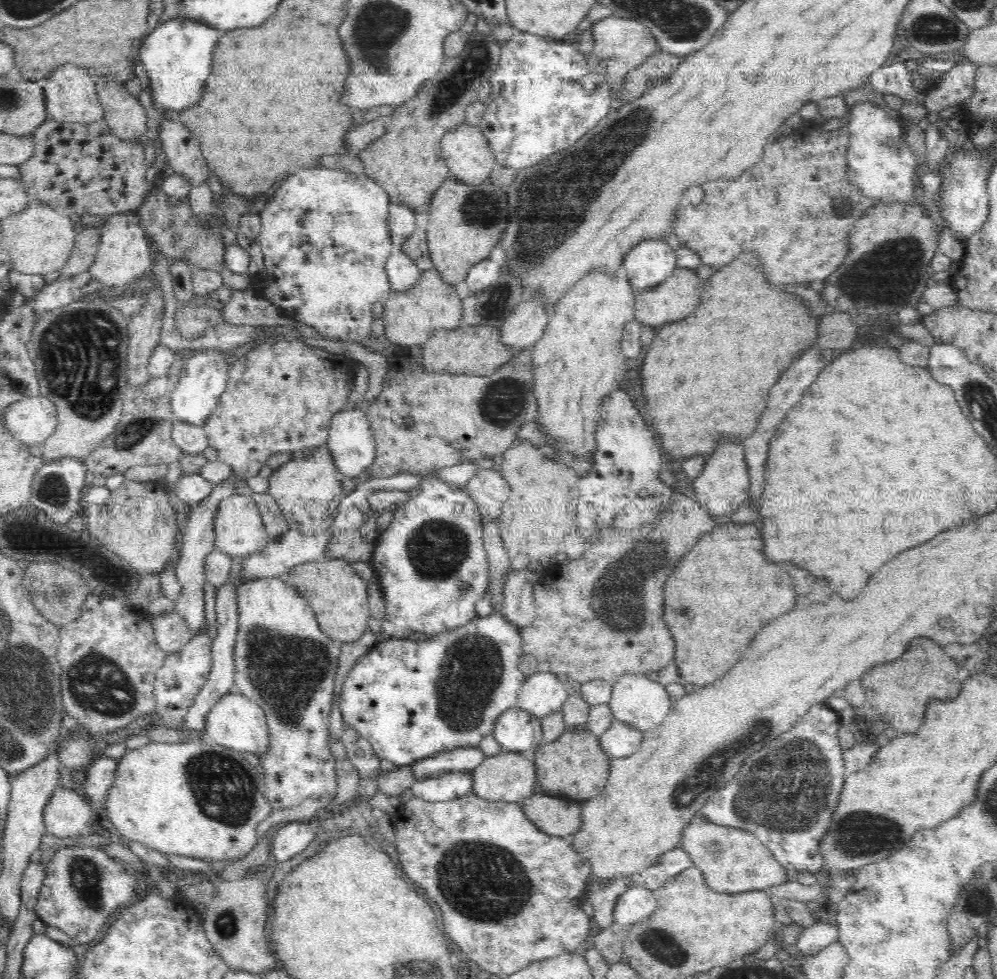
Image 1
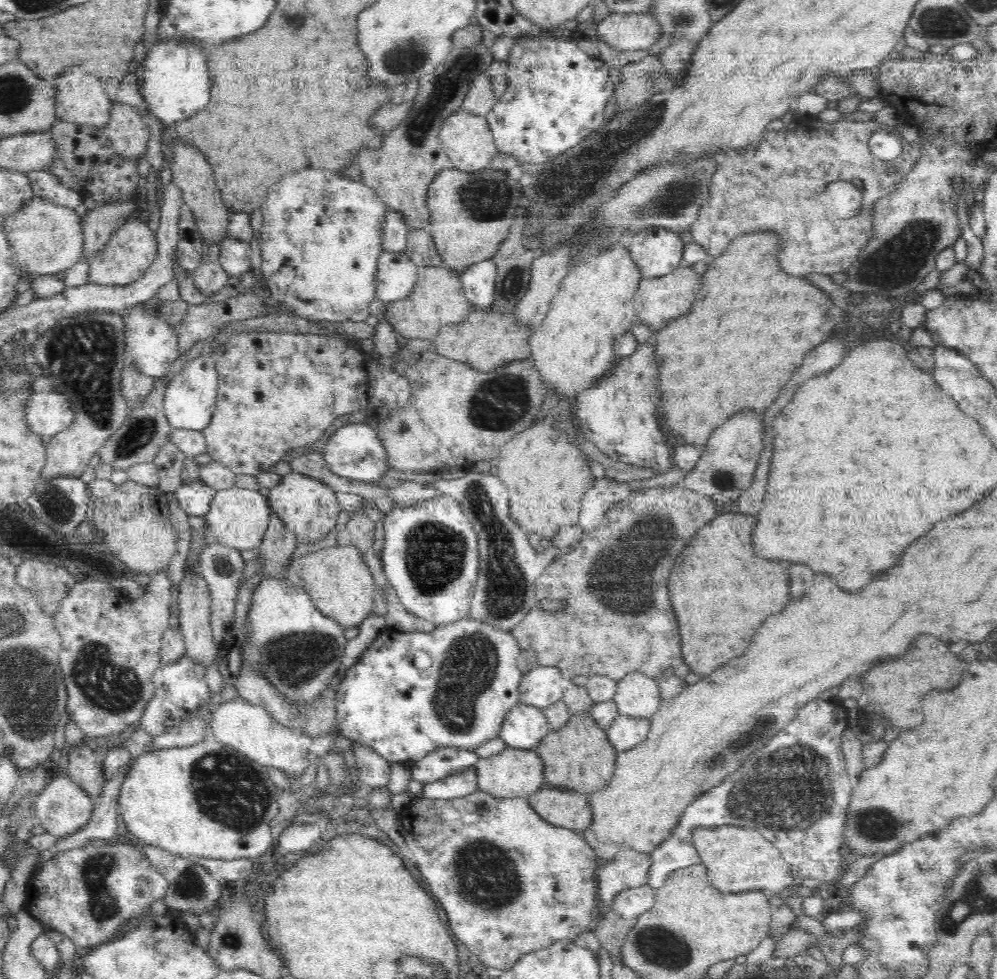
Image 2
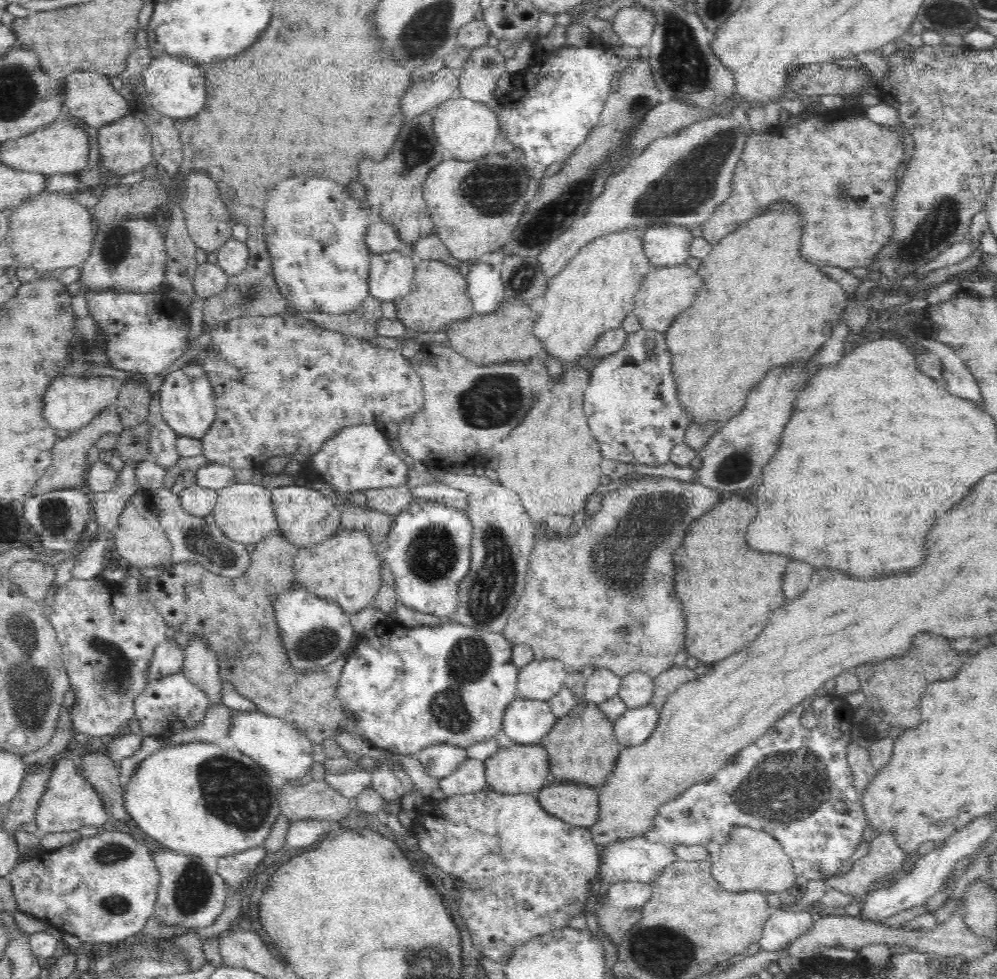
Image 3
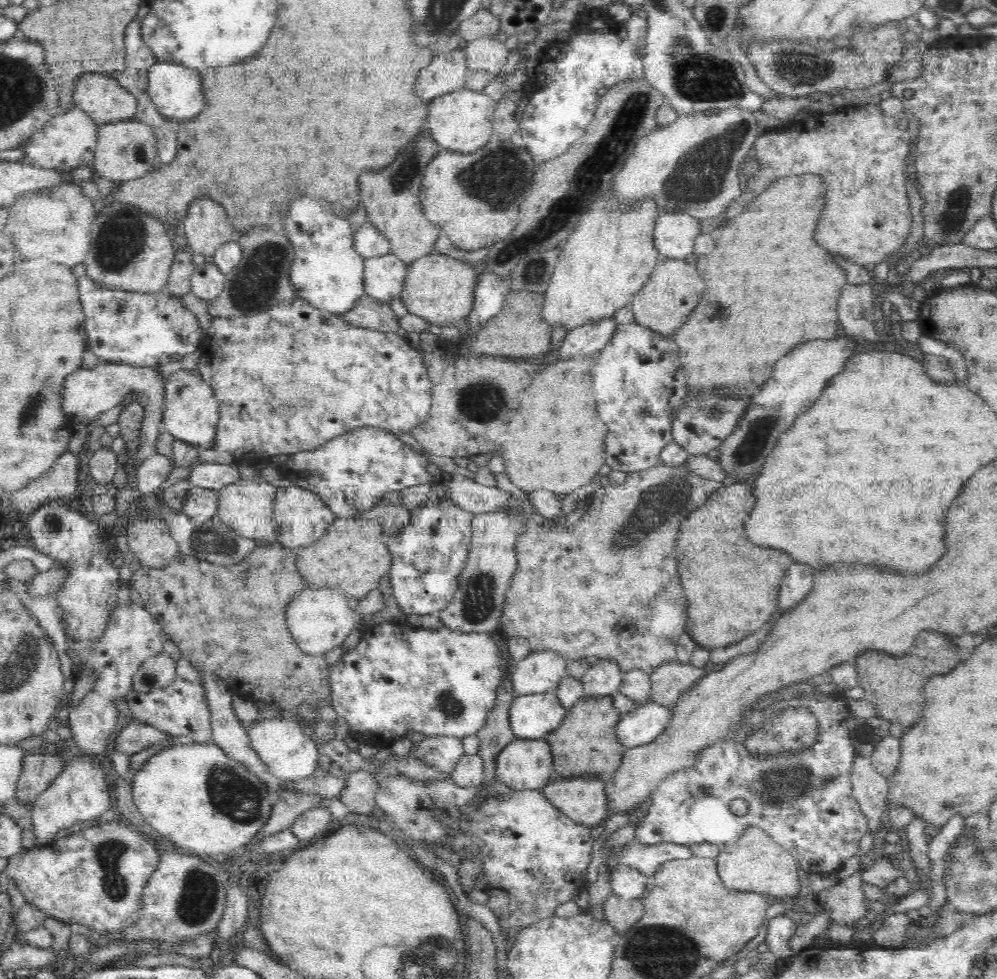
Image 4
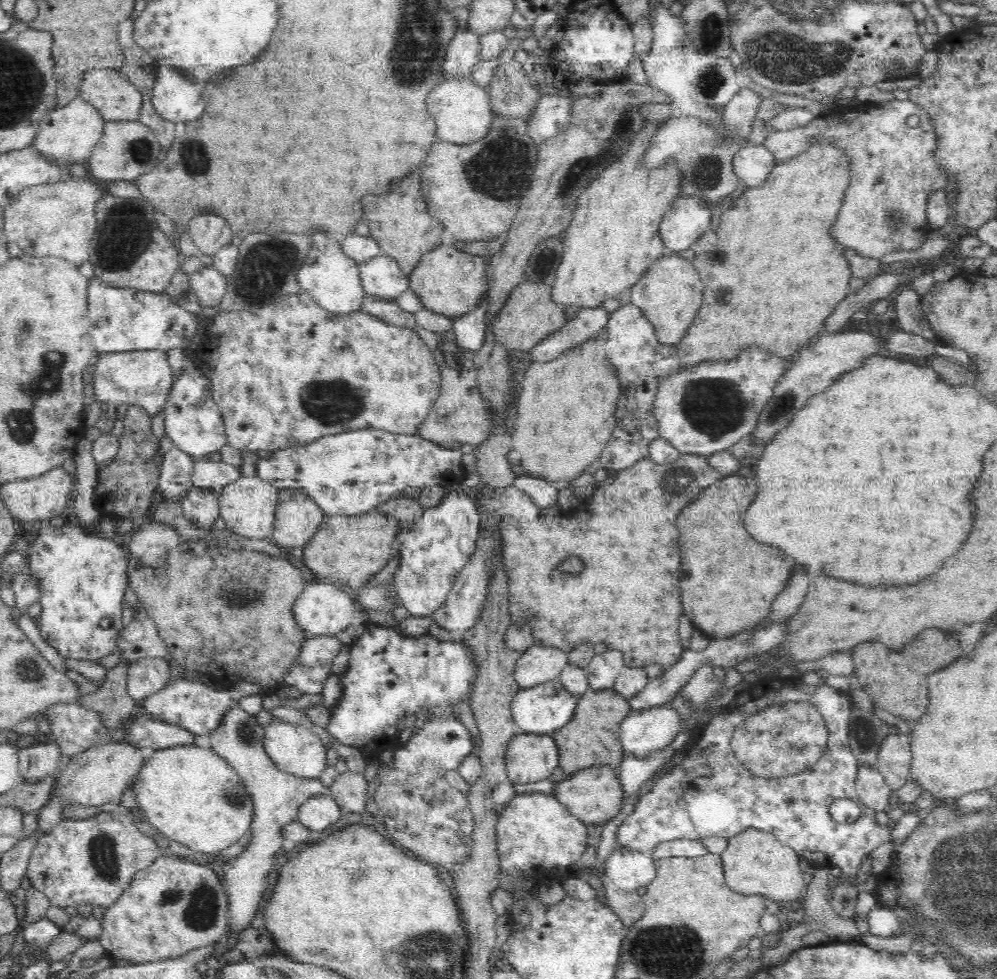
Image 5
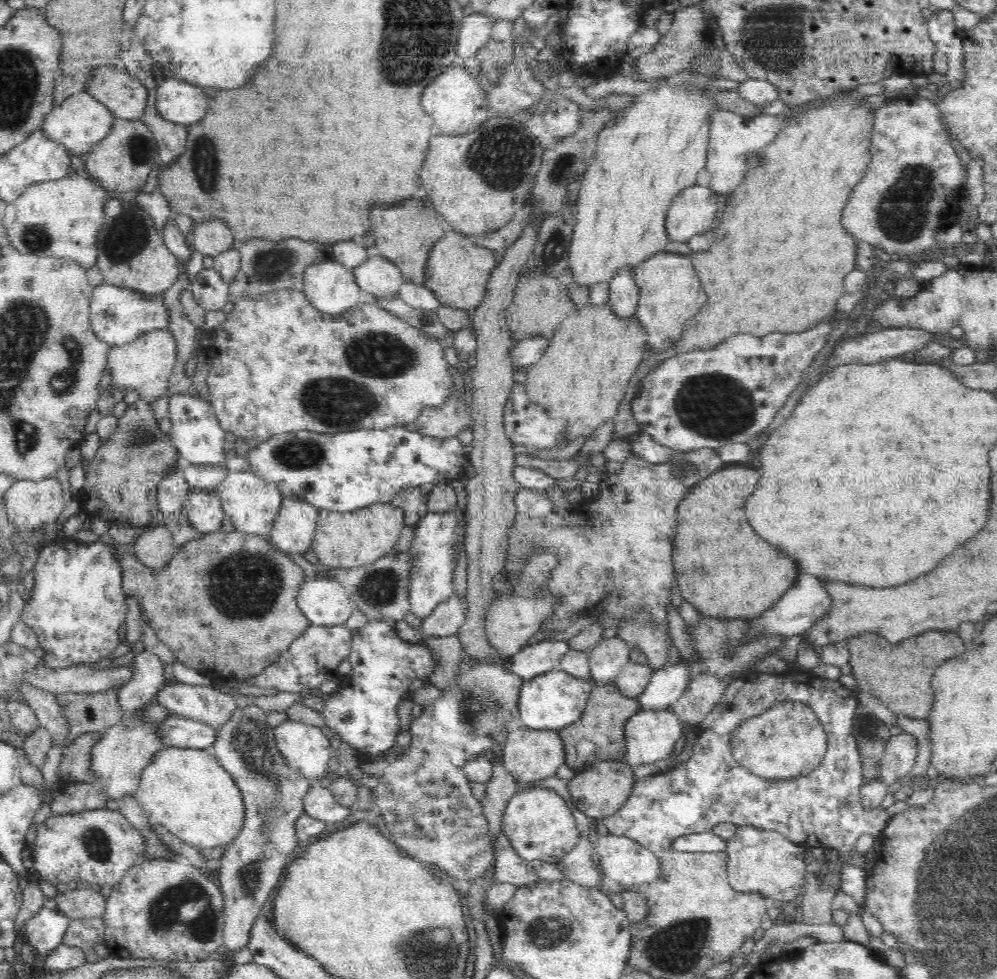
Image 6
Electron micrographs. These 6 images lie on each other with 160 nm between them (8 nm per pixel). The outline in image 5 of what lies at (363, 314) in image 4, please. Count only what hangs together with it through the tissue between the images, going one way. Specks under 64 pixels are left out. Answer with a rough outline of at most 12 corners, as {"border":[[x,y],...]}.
{"border":[[364,297],[359,311],[413,330],[414,313],[395,300]]}

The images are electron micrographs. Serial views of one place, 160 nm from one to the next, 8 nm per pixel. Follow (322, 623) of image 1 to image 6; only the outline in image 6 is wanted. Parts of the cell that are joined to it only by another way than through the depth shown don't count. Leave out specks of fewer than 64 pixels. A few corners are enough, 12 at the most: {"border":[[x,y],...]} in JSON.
{"border":[[320,509],[319,564],[358,569],[392,552],[404,511]]}

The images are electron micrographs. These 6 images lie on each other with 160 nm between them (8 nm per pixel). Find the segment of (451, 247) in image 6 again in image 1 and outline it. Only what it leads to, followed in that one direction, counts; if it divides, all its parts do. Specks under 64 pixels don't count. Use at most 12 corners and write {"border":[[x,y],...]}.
{"border":[[434,268],[384,301],[386,339],[422,346],[462,324],[455,285]]}

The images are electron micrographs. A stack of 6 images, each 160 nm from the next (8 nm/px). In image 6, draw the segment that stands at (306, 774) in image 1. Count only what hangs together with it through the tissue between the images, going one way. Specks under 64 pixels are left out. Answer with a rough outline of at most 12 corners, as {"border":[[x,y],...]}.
{"border":[[315,575],[298,609],[316,626],[345,624],[357,609],[336,579]]}

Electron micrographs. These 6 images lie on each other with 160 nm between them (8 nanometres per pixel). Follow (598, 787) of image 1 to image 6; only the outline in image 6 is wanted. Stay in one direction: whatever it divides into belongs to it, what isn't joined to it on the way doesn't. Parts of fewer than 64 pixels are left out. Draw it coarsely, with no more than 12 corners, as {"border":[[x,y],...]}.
{"border":[[613,682],[595,685],[582,716],[557,729],[575,772],[591,758],[624,761],[625,724],[641,708]]}

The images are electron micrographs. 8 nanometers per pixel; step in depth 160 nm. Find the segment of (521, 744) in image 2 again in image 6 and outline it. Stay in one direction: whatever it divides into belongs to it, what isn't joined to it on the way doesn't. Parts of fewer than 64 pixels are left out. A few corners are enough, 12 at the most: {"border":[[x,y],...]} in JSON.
{"border":[[560,670],[524,681],[519,725],[557,730],[582,716],[592,681]]}

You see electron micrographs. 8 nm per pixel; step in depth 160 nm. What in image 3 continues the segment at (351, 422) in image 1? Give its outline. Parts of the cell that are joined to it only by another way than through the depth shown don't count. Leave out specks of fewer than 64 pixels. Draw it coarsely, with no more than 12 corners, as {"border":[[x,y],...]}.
{"border":[[376,425],[339,430],[307,458],[338,495],[408,485]]}

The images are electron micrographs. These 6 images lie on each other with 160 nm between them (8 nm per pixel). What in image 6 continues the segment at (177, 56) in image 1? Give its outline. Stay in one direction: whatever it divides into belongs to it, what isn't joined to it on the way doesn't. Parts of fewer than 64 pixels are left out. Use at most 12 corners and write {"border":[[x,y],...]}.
{"border":[[165,77],[158,115],[178,125],[202,121],[208,95]]}

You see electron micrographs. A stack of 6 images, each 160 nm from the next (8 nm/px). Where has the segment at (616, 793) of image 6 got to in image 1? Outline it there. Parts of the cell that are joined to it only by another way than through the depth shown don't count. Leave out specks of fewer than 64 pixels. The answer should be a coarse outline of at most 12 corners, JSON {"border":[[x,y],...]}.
{"border":[[534,793],[521,809],[542,832],[571,837],[579,801]]}

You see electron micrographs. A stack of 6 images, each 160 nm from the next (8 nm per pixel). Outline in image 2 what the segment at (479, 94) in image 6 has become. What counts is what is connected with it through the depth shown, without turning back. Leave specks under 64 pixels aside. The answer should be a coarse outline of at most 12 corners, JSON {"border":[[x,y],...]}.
{"border":[[458,110],[439,139],[452,166],[476,172],[498,156],[486,118]]}

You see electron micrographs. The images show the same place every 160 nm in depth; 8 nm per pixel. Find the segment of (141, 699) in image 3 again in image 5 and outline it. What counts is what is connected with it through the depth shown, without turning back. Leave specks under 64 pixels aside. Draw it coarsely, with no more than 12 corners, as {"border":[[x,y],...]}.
{"border":[[174,678],[137,715],[208,734],[257,682],[212,689]]}

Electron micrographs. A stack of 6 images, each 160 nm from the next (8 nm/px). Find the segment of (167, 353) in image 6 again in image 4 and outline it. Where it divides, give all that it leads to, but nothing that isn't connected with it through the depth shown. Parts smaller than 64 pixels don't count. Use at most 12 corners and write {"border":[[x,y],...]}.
{"border":[[101,362],[69,374],[61,409],[72,424],[132,392],[145,417],[129,464],[156,453],[165,378],[159,366]]}

